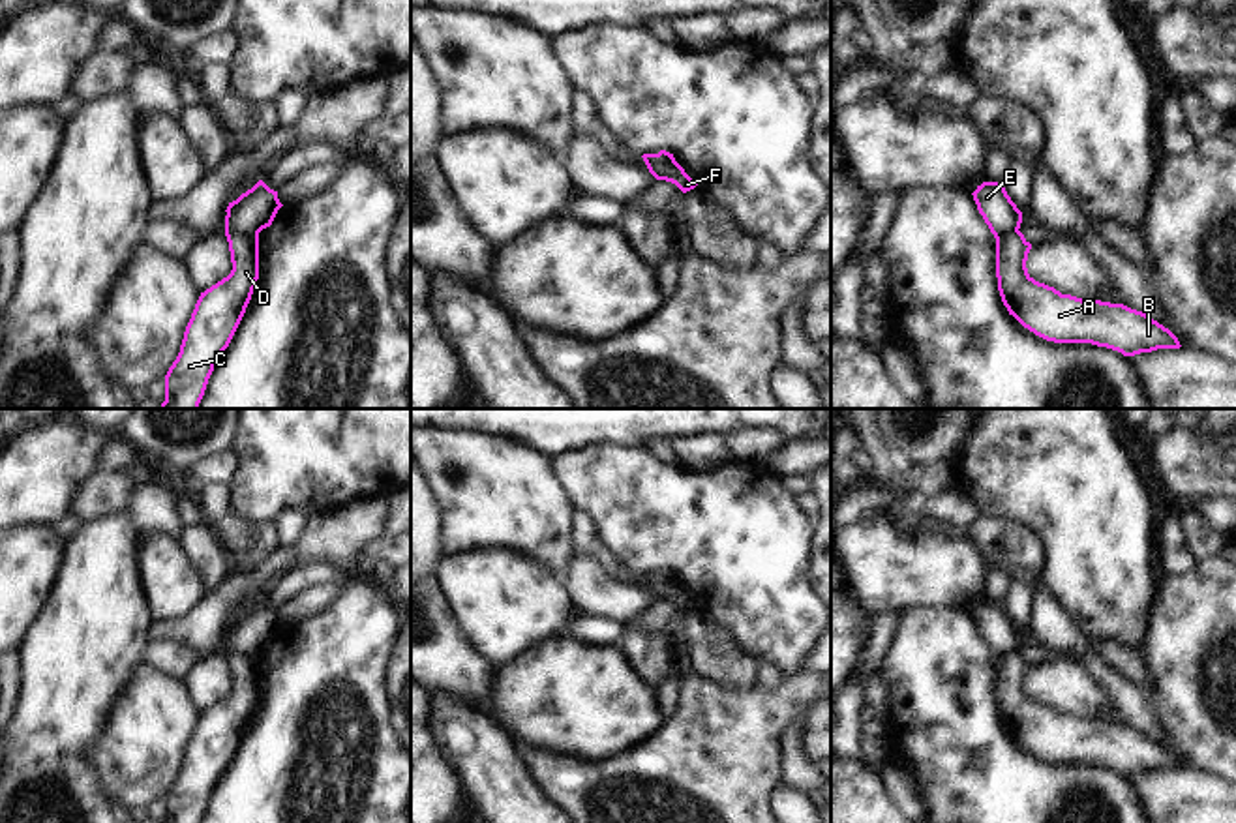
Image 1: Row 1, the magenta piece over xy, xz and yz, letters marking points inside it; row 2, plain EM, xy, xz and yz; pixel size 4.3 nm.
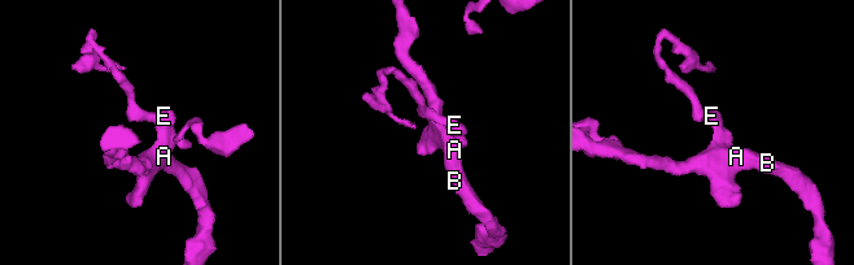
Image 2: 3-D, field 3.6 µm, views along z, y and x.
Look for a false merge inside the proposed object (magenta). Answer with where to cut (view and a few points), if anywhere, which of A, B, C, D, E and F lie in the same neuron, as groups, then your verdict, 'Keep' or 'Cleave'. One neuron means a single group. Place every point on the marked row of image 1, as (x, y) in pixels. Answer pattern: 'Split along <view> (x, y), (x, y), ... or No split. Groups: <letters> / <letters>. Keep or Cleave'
Split along xy (226, 231), (257, 235). Groups: A B C D F / E. Cleave.

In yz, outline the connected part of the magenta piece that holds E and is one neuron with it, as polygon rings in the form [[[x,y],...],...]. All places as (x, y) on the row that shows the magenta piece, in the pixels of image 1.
[[[983,182],[972,195],[994,238],[1020,229],[1022,212],[1002,184]]]

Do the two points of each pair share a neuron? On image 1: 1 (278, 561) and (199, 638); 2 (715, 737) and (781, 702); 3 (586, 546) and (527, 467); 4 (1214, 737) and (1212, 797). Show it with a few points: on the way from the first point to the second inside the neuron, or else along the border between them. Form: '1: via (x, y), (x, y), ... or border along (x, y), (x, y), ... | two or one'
1: via (256, 583), (242, 585), (212, 615) | one
2: via (732, 733), (764, 711) | one
3: border along (576, 510), (571, 522), (572, 555) | two
4: border along (1191, 765), (1216, 777) | two

